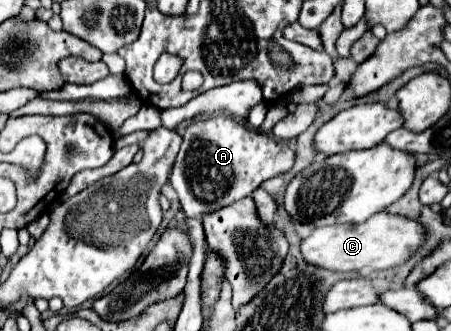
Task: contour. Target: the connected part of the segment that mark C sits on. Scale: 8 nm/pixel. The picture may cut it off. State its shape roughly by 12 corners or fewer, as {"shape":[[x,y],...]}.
{"shape":[[381,211],[361,225],[315,229],[309,265],[339,273],[403,265],[419,223]]}

